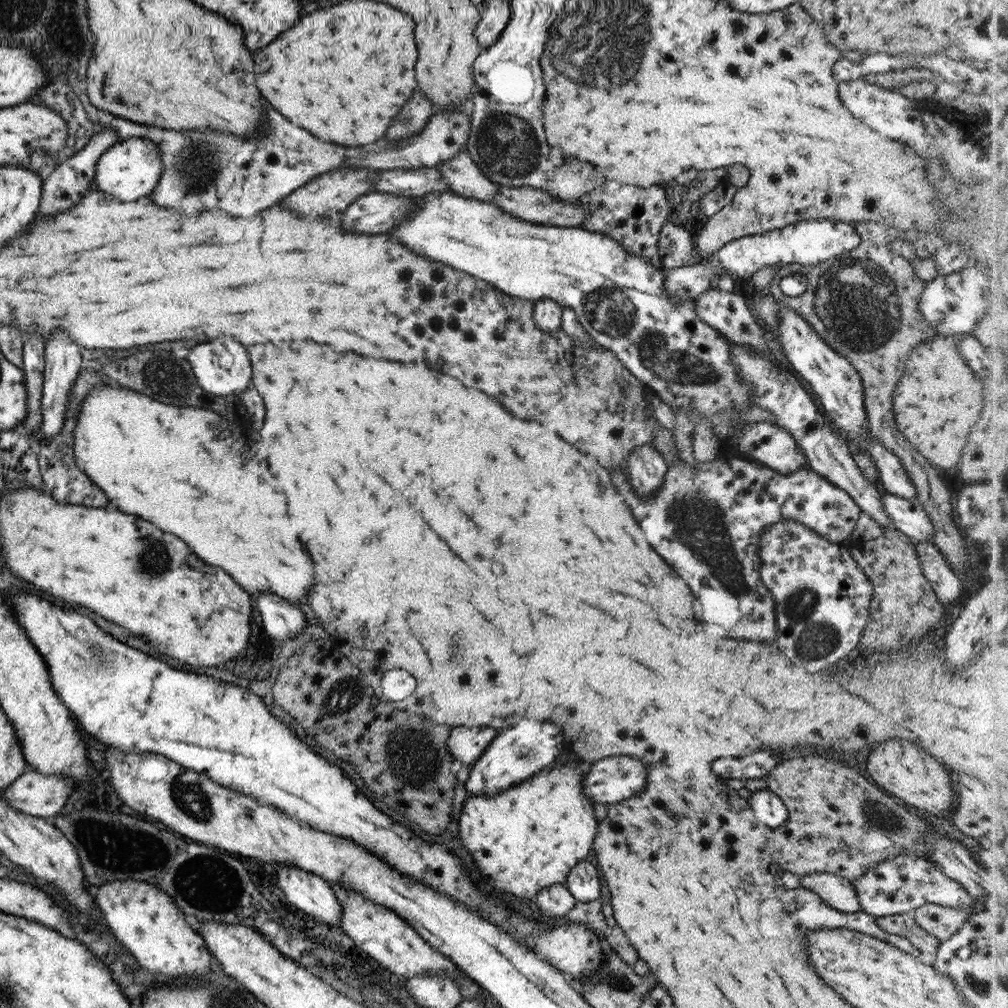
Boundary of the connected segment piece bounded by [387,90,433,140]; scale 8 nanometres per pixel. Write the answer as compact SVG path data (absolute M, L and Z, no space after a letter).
M415 90L411 94L411 98L405 102L405 106L399 112L399 120L395 118L389 132L393 136L387 134L389 140L397 140L397 138L407 138L415 134L429 120L433 108L427 97L421 96L419 90Z

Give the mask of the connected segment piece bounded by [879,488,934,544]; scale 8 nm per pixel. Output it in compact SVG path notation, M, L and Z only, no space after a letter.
M879 488L880 501L892 526L912 543L932 540L934 528L917 500L907 500Z

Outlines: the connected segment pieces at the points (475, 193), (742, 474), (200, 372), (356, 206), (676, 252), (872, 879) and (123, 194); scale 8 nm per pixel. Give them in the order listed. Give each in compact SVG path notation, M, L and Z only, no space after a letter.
M463 150L433 167L439 171L441 180L444 180L457 196L491 203L498 193L499 185L489 180Z
M678 456L677 463L666 470L663 485L648 500L636 496L627 477L616 468L608 468L611 486L615 487L631 506L633 518L643 530L651 548L665 562L669 562L669 566L685 580L685 584L689 584L689 590L693 592L695 600L701 600L693 604L693 616L697 616L695 620L703 626L703 632L707 636L745 638L771 644L776 638L774 600L758 575L761 565L758 559L759 536L777 520L790 518L804 524L825 540L844 542L855 526L860 508L844 490L833 486L809 467L781 474L758 461L745 462L739 458L731 458L731 462L716 458L695 462L696 469L692 471Z
M219 336L207 342L198 343L191 348L191 354L187 356L191 370L197 380L197 384L209 394L215 396L239 395L250 382L249 359L245 354L245 348L241 344L233 344L229 338Z
M367 192L358 196L343 214L343 228L361 234L387 232L413 209L413 197Z
M669 221L659 229L657 244L660 264L665 270L691 267L701 261L696 259L691 236L685 229Z
M910 852L896 854L878 862L861 873L853 885L860 909L875 918L893 914L911 912L924 904L936 904L942 907L963 909L968 916L983 907L983 903L974 900L956 881L942 873L928 858L915 856Z
M131 137L117 141L97 159L92 190L101 191L115 202L131 202L149 195L162 171L158 148L148 137Z

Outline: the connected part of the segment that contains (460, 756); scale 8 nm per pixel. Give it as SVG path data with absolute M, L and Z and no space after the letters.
M452 727L445 742L445 750L463 765L473 765L485 751L497 730L489 727Z

